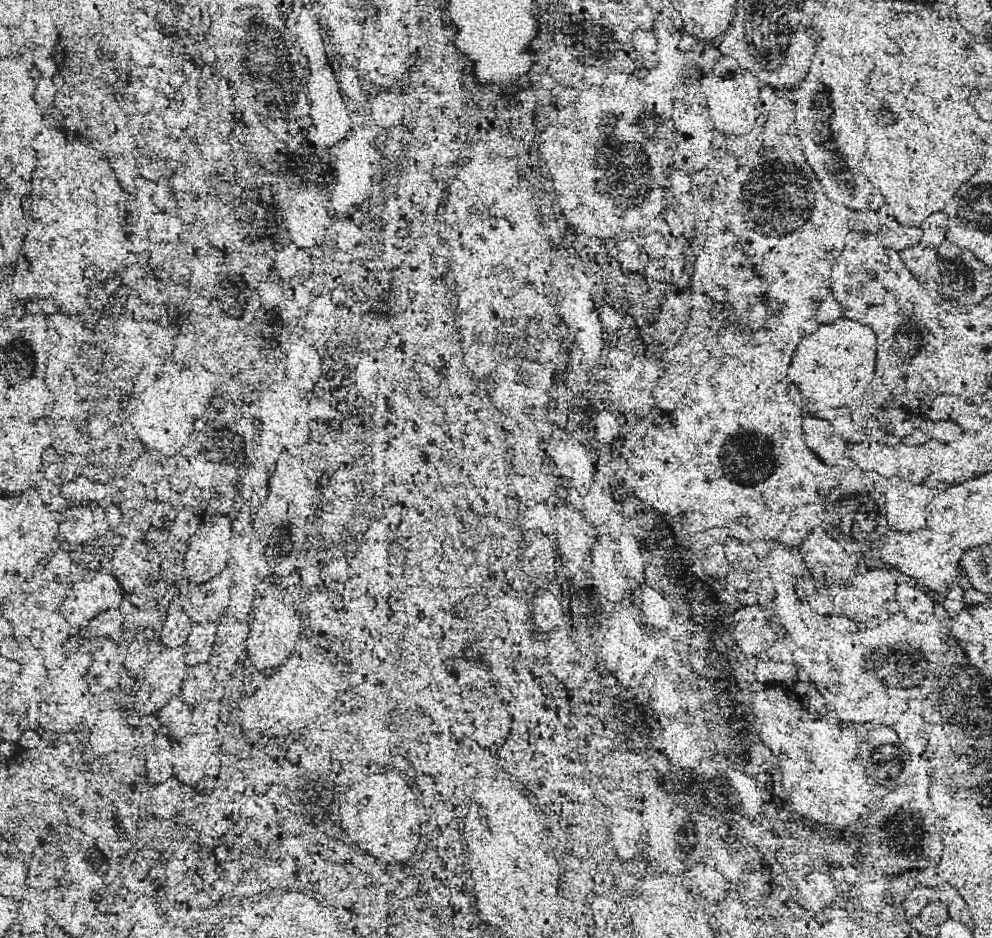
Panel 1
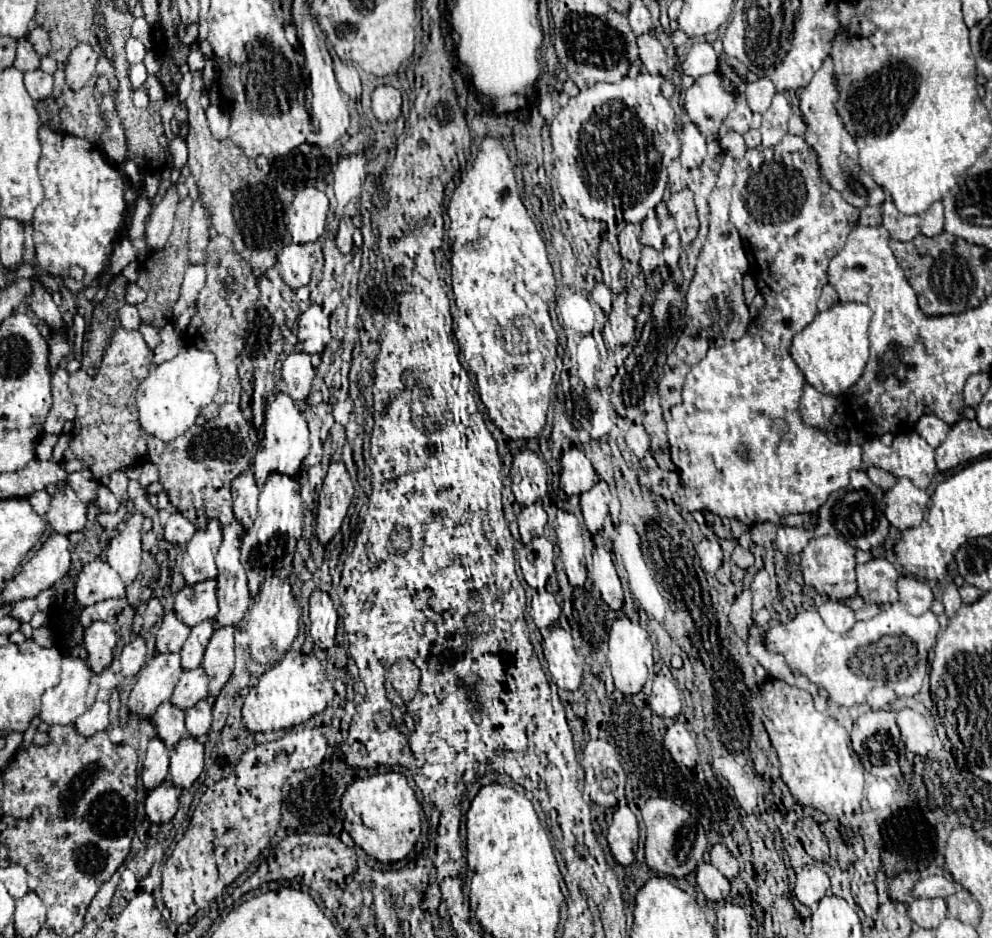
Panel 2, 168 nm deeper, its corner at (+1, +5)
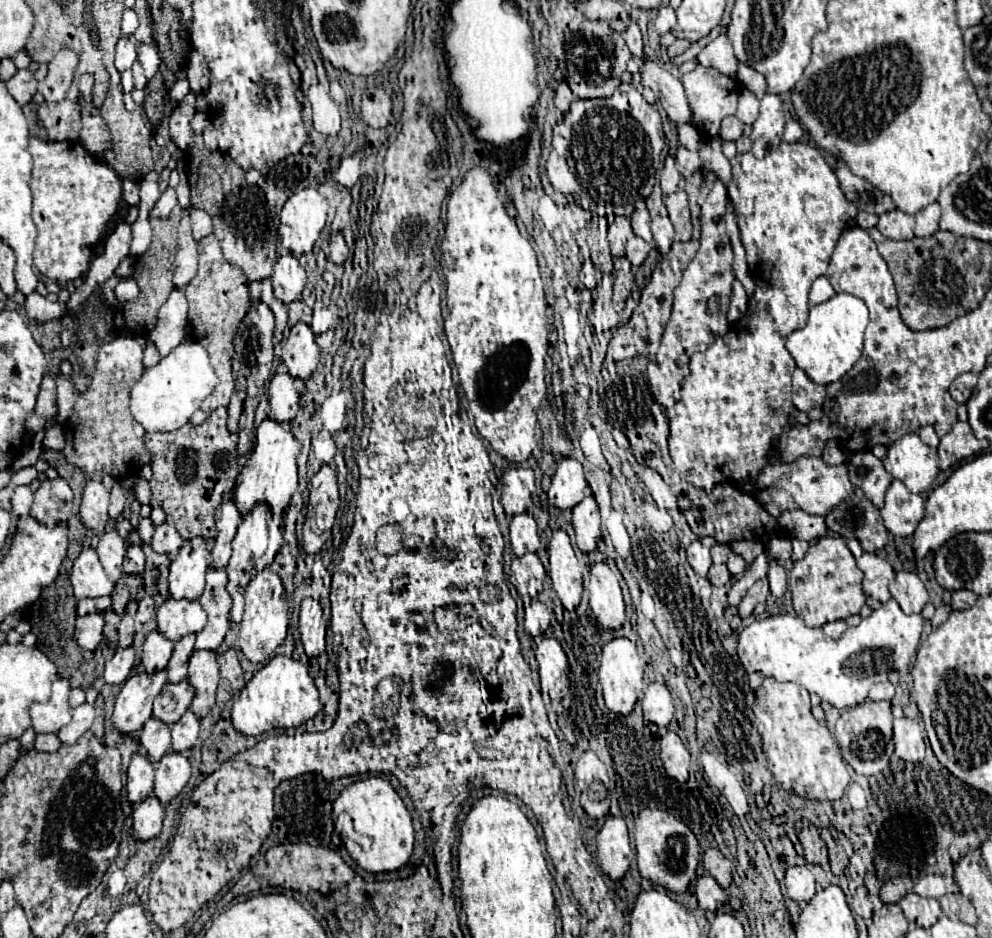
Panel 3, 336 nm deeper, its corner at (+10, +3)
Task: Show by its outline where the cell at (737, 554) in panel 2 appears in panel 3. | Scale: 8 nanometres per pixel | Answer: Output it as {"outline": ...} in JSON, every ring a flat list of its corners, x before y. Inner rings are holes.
{"outline":[[730,552,726,566,728,566,728,570,730,570,732,576,738,576,738,574,742,574,742,572,746,570,746,562,744,562,744,558,742,558,740,554,734,554,734,552]]}

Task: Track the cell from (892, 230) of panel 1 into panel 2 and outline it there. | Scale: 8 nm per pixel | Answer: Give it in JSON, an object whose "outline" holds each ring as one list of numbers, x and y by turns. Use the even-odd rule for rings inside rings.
{"outline":[[883,202,881,204,881,212,883,212,883,226,889,232,889,236,893,240,899,242,909,242,915,236,919,236,921,230,921,216,905,216,899,214,897,208,893,206,893,202]]}

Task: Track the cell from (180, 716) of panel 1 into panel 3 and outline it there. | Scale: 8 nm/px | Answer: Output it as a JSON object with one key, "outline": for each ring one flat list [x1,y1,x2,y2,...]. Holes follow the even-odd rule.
{"outline":[[150,718,140,732,140,746,146,750,150,762,158,762,170,752,170,728,162,720]]}

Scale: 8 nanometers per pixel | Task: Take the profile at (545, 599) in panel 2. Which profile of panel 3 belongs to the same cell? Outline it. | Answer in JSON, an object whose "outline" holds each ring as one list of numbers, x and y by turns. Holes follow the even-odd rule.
{"outline":[[532,600,530,604,524,606,524,610,526,610,526,622,524,622,526,632,530,636,544,634,548,630,548,626,550,626,550,616,552,616,550,608,546,604,542,604,542,602]]}

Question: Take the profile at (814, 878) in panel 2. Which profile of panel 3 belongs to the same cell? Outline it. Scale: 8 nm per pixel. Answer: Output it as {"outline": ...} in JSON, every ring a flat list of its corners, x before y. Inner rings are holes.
{"outline":[[792,866,786,870,786,888,790,898,804,906,816,892,814,874,806,866]]}

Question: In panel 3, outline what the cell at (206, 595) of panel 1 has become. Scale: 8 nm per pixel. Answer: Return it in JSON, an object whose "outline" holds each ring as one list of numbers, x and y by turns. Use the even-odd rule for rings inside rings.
{"outline":[[166,600,158,612,158,632,178,642,186,634,198,634,206,624,206,612,198,600]]}

